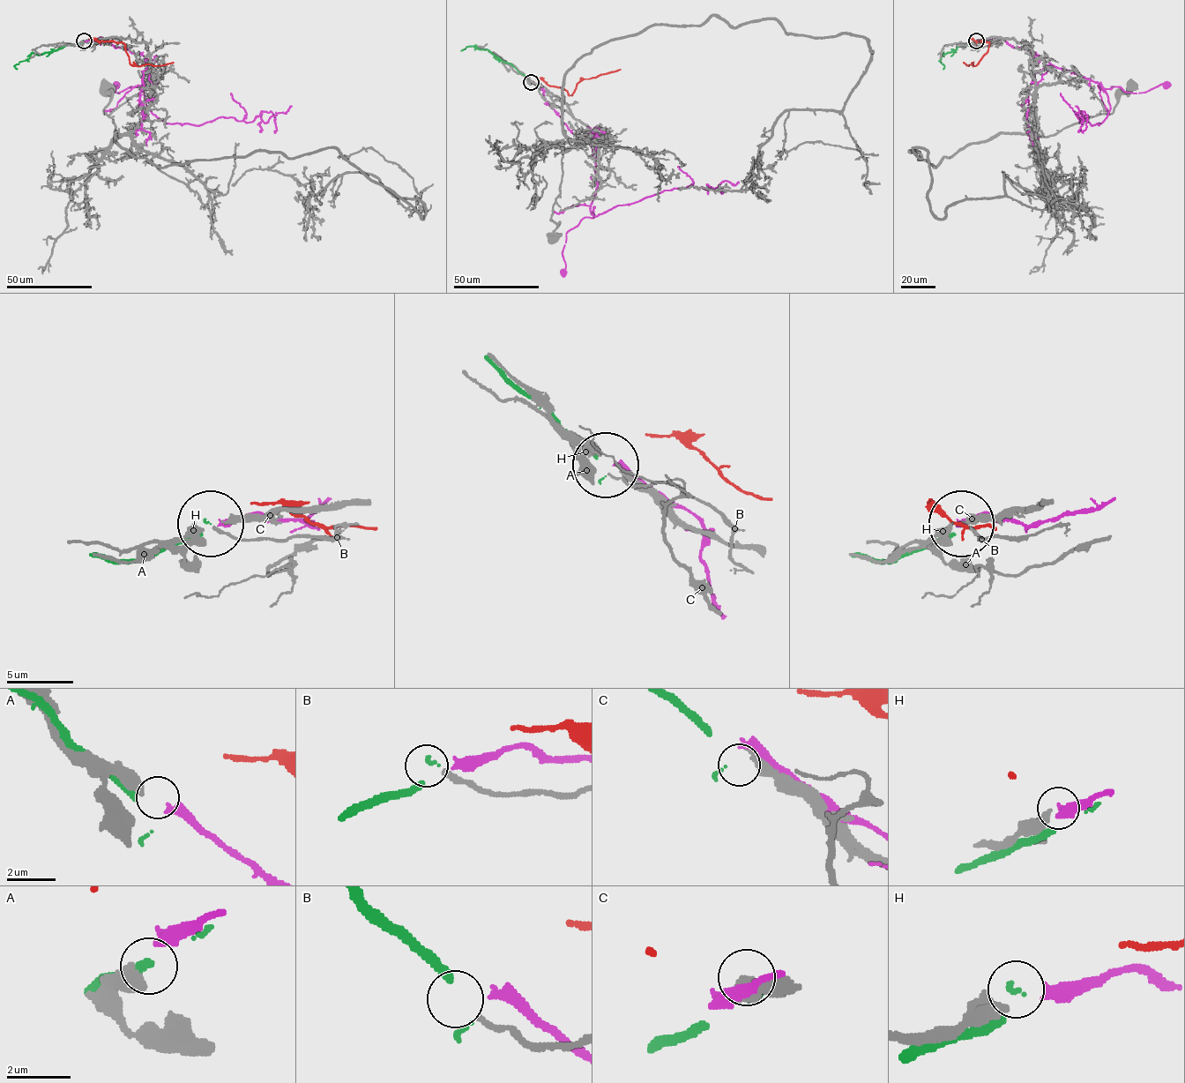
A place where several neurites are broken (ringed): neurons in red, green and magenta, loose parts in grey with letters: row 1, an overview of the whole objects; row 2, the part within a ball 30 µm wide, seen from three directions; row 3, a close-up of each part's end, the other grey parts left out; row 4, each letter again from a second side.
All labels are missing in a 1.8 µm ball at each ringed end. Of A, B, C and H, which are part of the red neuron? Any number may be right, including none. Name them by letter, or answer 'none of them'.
none of them

